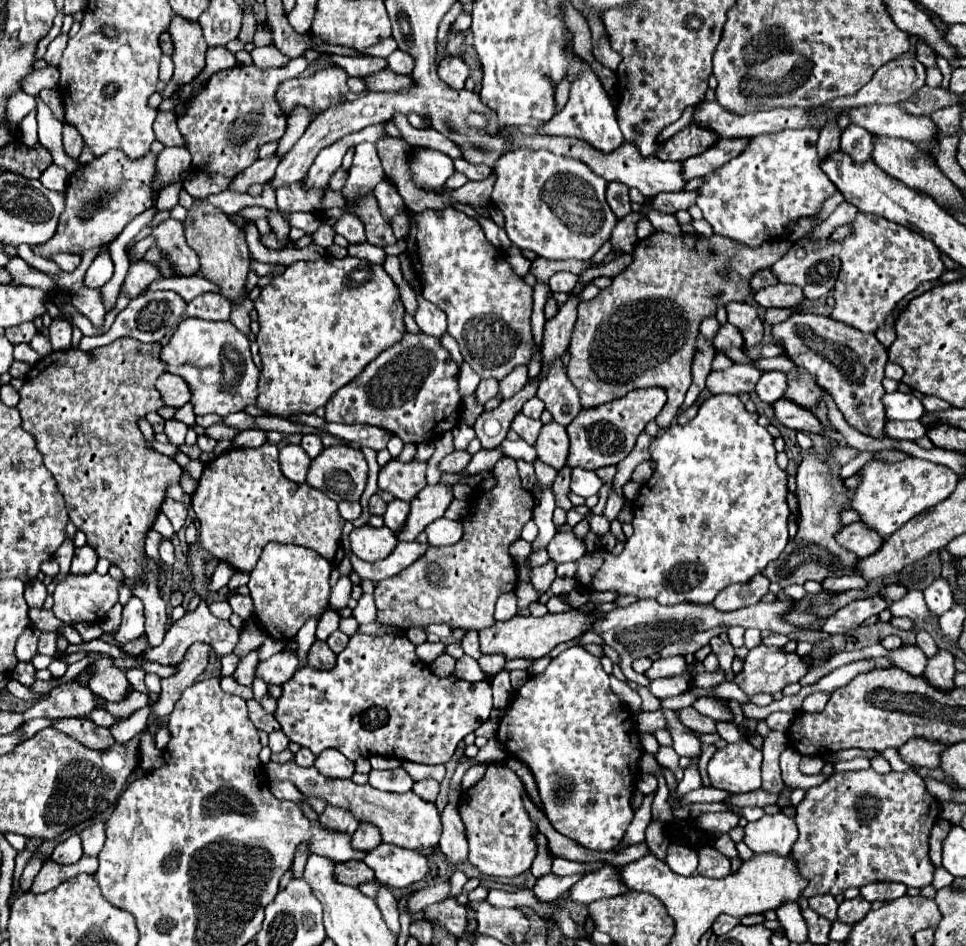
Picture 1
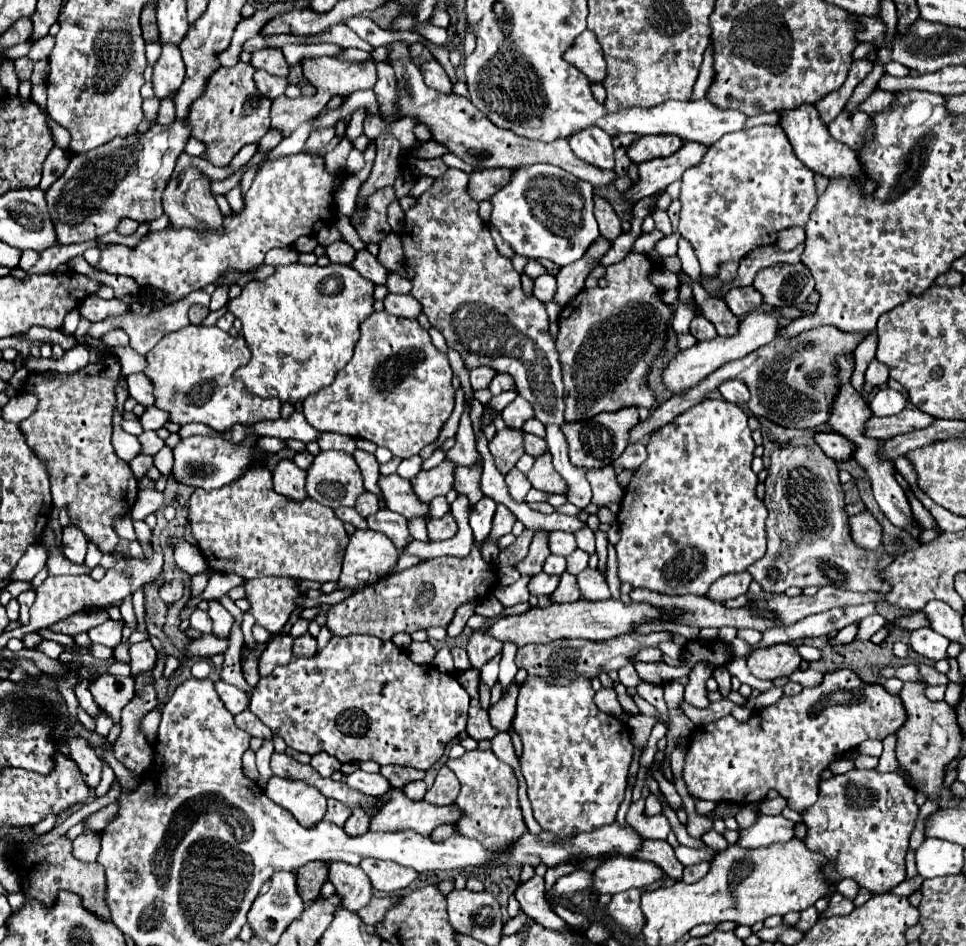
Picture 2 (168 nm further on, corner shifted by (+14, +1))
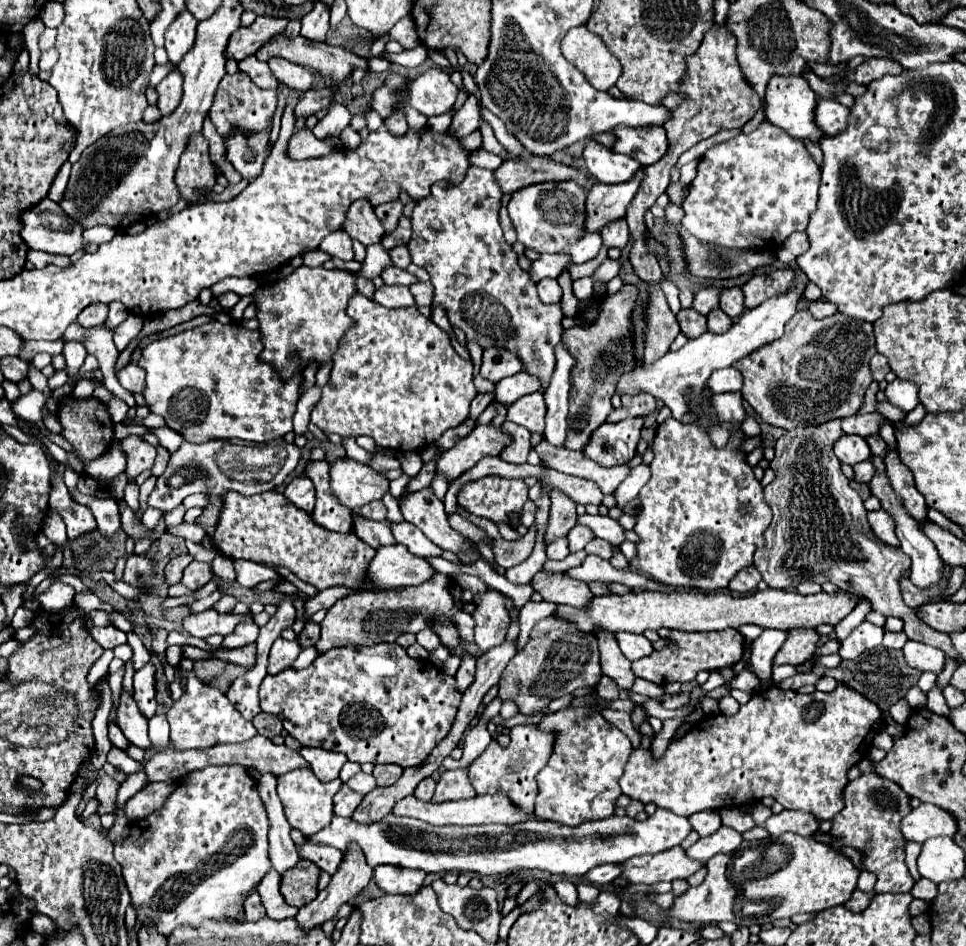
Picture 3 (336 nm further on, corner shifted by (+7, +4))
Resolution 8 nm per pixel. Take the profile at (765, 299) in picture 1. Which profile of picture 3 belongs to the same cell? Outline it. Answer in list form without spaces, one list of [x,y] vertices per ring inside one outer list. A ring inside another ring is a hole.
[[[739,287],[723,289],[719,295],[719,309],[727,313],[731,319],[739,317],[743,313],[743,293]]]

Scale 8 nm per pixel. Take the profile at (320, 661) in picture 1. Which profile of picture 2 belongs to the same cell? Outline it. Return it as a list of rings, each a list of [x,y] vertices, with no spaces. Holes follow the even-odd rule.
[[[310,634],[298,636],[294,642],[294,658],[312,658],[318,652],[316,640]]]

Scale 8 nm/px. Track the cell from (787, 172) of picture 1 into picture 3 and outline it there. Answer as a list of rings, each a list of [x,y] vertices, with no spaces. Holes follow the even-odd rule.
[[[763,121],[753,133],[737,135],[705,151],[705,155],[699,159],[697,177],[689,185],[689,193],[683,201],[685,217],[681,225],[697,239],[707,243],[715,243],[729,249],[737,247],[771,251],[771,247],[781,247],[793,231],[807,229],[809,217],[817,207],[817,189],[817,163],[807,153],[805,145],[797,139],[791,139],[791,135],[787,135],[783,129]]]

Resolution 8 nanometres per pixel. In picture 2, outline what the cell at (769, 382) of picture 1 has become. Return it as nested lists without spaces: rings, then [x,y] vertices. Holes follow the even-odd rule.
[[[728,380],[720,386],[720,394],[734,404],[746,404],[750,398],[750,390],[740,380]]]

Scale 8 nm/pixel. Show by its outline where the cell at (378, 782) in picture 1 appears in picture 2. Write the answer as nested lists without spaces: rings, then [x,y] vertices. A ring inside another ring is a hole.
[[[356,770],[346,778],[346,784],[362,794],[372,794],[372,796],[382,796],[386,794],[392,786],[388,782],[388,778],[384,778],[382,774],[368,774],[364,770]]]

